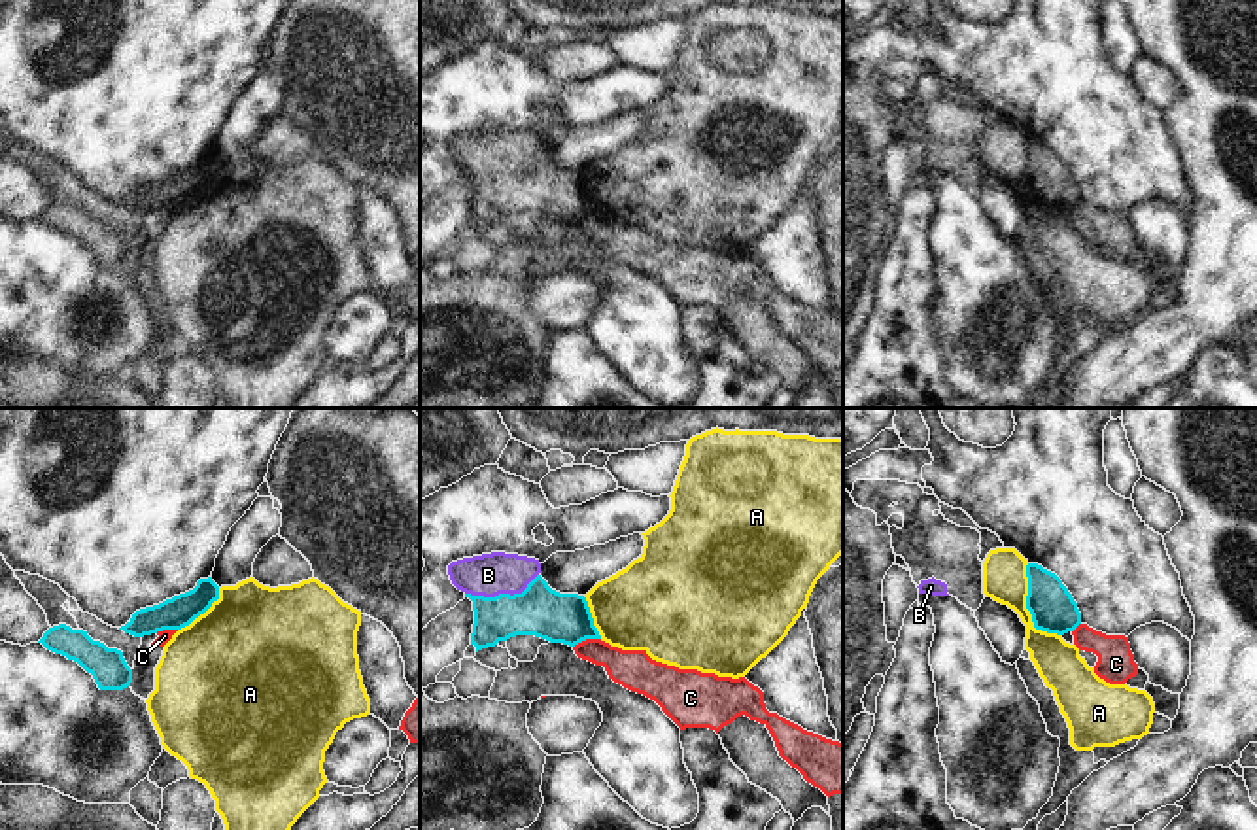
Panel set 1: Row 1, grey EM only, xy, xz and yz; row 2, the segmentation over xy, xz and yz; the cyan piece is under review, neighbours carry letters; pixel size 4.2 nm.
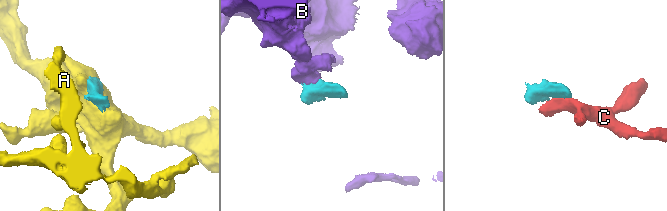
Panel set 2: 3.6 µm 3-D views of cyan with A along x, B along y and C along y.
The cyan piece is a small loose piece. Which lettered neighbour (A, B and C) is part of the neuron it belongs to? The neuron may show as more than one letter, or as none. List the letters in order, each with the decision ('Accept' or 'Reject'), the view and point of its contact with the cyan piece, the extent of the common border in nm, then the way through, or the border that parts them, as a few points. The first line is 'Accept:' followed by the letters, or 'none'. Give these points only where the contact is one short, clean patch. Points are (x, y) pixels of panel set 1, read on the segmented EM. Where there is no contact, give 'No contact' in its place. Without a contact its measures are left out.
Accept: B
A: Reject. Touches cyan at yz (1027, 607). Shared border 340 nm. Boundary: yz (1027, 564), (1027, 609), (1031, 621), (1036, 628), (1061, 636)
B: Accept. Touches cyan at xz (501, 594). Shared border 320 nm. Path across: xz (541, 611), (501, 594), (488, 575)
C: Reject. Touches cyan at xz (586, 638). Shared border 130 nm. Boundary: xz (600, 638), (588, 638), (573, 647).

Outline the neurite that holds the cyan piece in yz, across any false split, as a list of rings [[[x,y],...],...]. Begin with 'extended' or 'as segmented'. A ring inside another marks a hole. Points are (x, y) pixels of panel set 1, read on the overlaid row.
as segmented; [[[1038,563],[1026,565],[1026,609],[1036,630],[1064,635],[1081,624],[1081,613],[1062,580]]]

